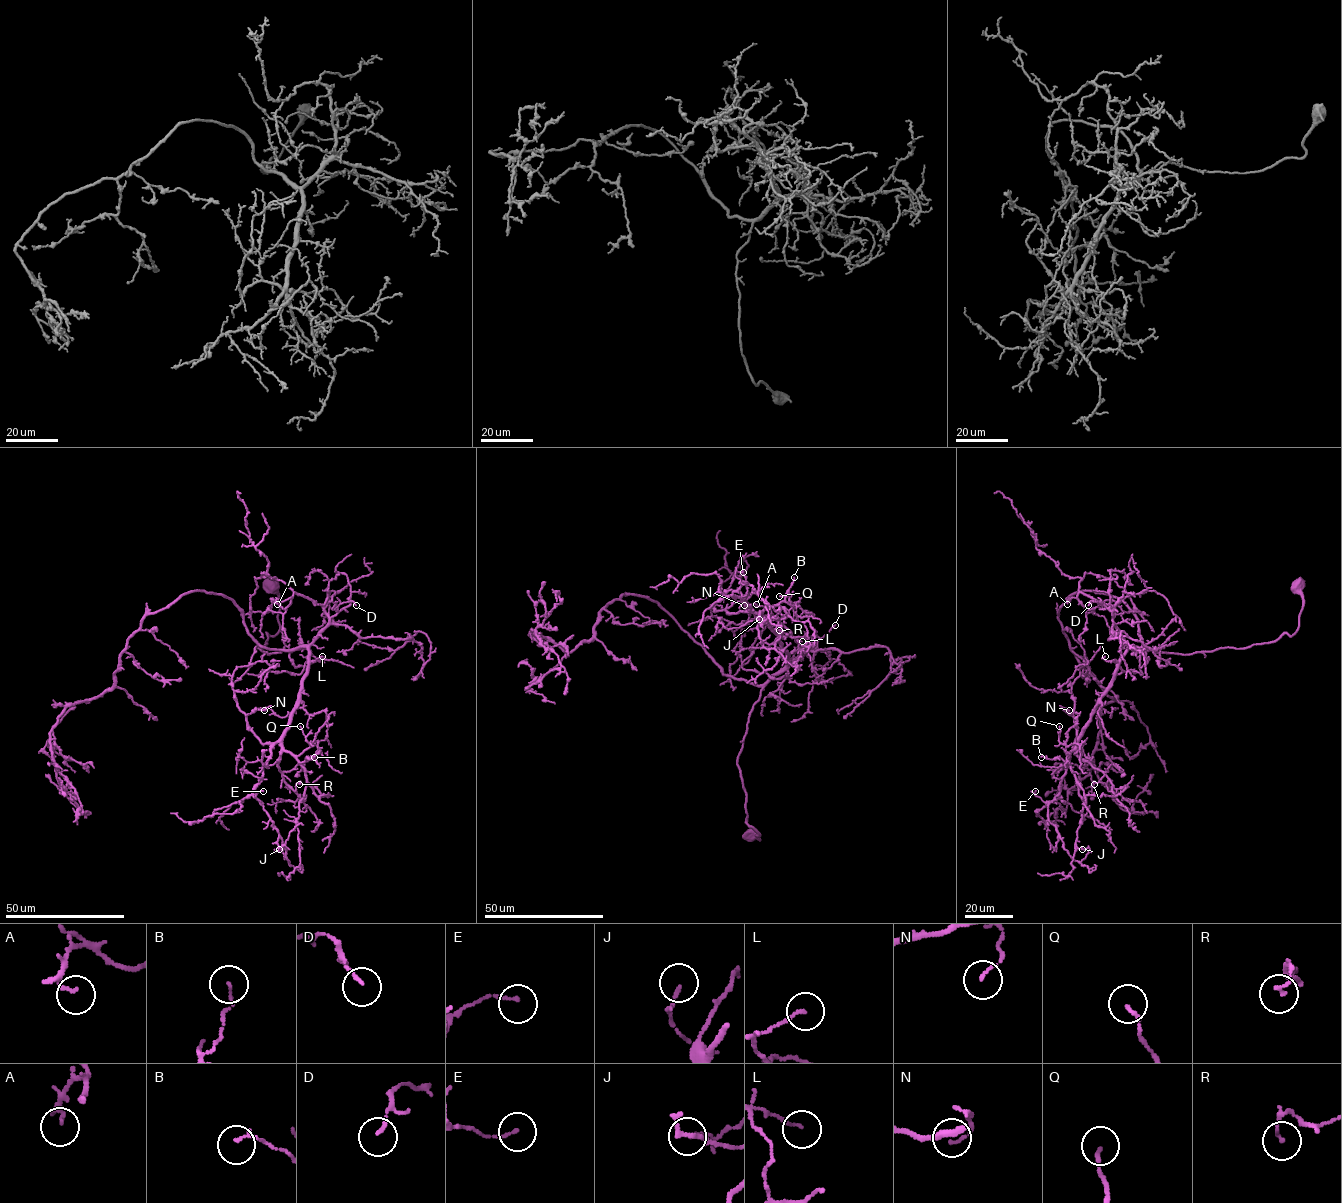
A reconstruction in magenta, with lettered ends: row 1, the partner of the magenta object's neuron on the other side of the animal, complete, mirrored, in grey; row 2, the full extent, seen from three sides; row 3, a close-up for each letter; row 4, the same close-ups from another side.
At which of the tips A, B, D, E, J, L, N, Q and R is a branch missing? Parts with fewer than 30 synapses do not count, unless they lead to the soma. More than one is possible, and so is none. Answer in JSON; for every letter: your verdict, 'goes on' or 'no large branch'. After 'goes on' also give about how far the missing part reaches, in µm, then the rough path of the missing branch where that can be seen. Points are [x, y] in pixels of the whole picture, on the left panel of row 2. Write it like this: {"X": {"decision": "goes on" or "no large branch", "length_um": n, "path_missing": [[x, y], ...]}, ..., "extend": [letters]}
{"A": {"decision": "no large branch"}, "B": {"decision": "no large branch"}, "D": {"decision": "no large branch"}, "E": {"decision": "goes on", "length_um": 35, "path_missing": [[263, 791], [260, 788], [260, 792], [253, 795], [241, 791], [219, 804]]}, "J": {"decision": "no large branch"}, "L": {"decision": "no large branch"}, "N": {"decision": "no large branch"}, "Q": {"decision": "no large branch"}, "R": {"decision": "no large branch"}, "extend": ["E"]}

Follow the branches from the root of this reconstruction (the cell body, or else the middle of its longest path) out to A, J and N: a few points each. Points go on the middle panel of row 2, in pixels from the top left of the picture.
A: (748, 835), (759, 839), (747, 823), (737, 763), (749, 714), (762, 688), (808, 649), (769, 608), (756, 604)
J: (748, 835), (759, 839), (737, 756), (788, 655), (732, 596), (743, 584), (765, 602), (759, 619)
N: (748, 835), (759, 839), (747, 823), (737, 756), (753, 705), (788, 655), (756, 613), (726, 610), (744, 605)

